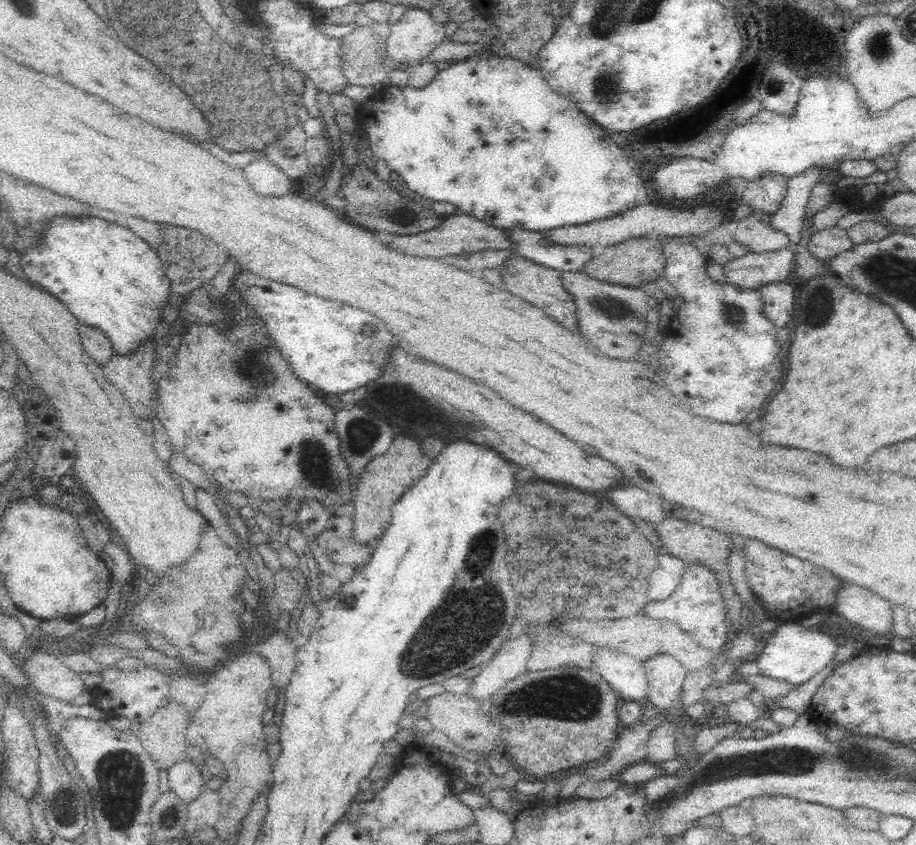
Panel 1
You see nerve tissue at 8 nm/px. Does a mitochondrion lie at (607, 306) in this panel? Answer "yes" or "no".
yes

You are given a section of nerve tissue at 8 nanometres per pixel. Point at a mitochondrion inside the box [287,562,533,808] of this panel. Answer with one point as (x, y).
(463, 619)

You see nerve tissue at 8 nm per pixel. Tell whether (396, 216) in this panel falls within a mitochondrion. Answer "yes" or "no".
yes

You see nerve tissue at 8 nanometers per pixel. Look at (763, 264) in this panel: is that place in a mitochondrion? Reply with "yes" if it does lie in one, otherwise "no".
no

